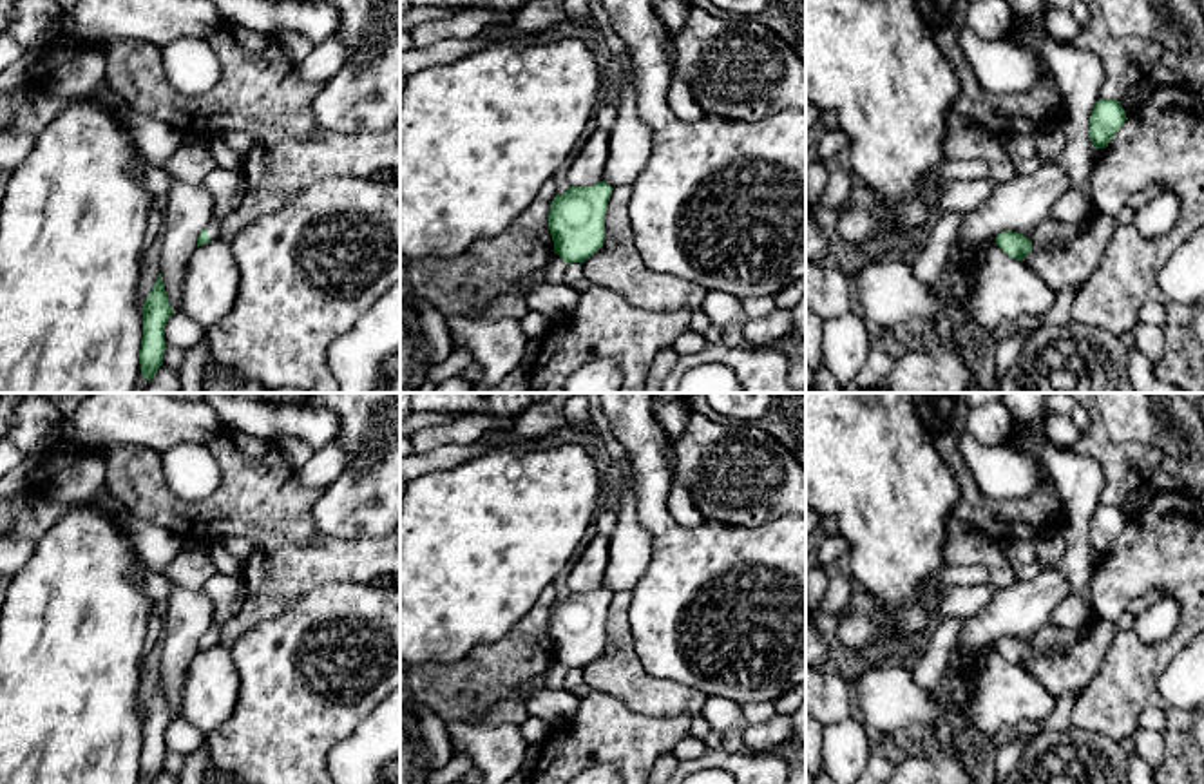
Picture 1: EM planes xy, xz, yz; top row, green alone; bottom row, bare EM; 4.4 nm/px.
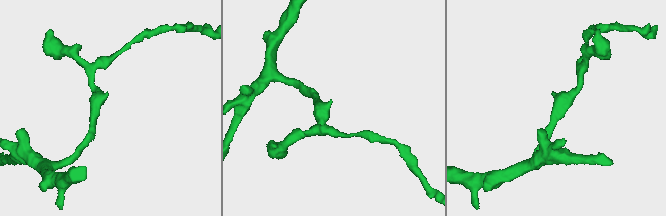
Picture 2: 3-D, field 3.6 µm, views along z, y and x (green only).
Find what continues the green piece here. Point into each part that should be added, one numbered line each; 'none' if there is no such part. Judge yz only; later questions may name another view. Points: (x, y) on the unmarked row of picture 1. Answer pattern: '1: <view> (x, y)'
none

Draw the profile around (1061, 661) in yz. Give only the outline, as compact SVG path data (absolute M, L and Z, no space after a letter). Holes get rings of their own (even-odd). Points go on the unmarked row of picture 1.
M1090 619L1079 632L1041 628L1018 637L1032 646L1032 657L1021 666L1057 701L1065 693L1081 695L1095 677L1112 646L1117 626L1113 619Z

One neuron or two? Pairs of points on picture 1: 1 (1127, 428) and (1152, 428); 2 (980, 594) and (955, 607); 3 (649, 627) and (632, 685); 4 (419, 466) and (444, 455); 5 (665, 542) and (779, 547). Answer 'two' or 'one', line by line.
1: one
2: one
3: two
4: one
5: one

